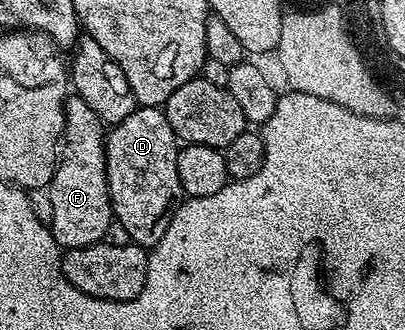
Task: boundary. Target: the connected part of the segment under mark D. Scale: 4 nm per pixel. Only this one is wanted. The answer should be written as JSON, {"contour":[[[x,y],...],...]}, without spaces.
{"contour":[[[137,107],[130,115],[126,115],[126,119],[107,130],[104,154],[112,215],[115,221],[126,227],[126,235],[133,245],[142,245],[151,251],[160,242],[162,235],[166,235],[166,227],[170,227],[170,219],[185,196],[182,183],[178,179],[177,152],[178,139],[160,107]]]}

